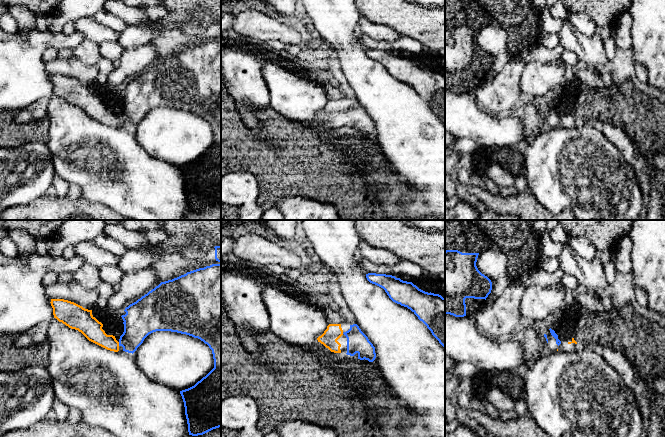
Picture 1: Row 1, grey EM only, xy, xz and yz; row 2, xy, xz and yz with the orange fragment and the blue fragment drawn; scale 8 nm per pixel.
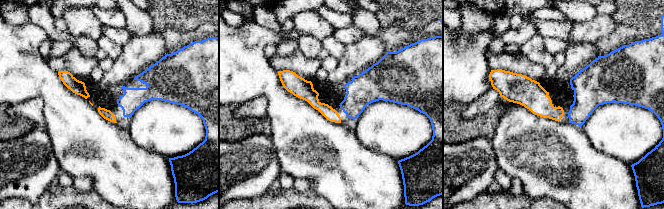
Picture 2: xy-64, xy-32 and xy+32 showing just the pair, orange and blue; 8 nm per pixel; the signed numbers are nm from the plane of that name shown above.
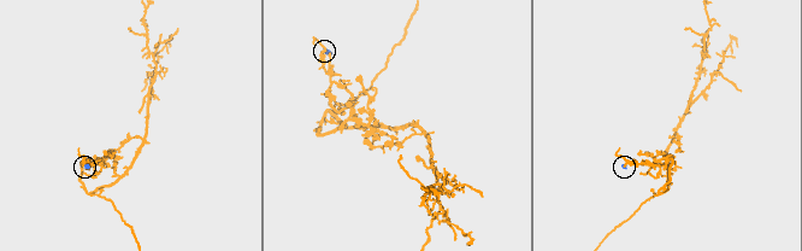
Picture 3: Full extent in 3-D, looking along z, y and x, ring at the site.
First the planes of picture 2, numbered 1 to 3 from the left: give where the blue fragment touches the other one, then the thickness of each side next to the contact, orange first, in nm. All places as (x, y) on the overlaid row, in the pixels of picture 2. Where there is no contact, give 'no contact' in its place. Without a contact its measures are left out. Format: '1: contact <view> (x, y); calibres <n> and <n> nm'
1: no contact
2: no contact
3: no contact

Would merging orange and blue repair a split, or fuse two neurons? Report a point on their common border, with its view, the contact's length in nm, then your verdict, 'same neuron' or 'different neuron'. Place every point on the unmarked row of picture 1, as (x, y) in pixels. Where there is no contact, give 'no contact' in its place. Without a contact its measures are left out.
contact xy (118, 120); length 30 nm; same neuron

